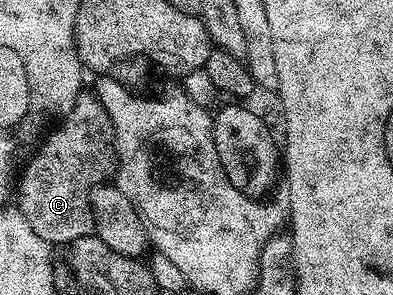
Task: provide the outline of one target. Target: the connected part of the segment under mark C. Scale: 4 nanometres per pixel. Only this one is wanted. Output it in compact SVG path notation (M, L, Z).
M83 93L67 115L61 116L58 128L46 139L46 144L30 159L26 168L21 168L16 183L16 206L28 217L28 225L38 236L52 245L69 245L73 239L91 234L94 222L92 210L92 184L90 185L90 163L102 167L112 159L112 128L110 118L97 94Z

